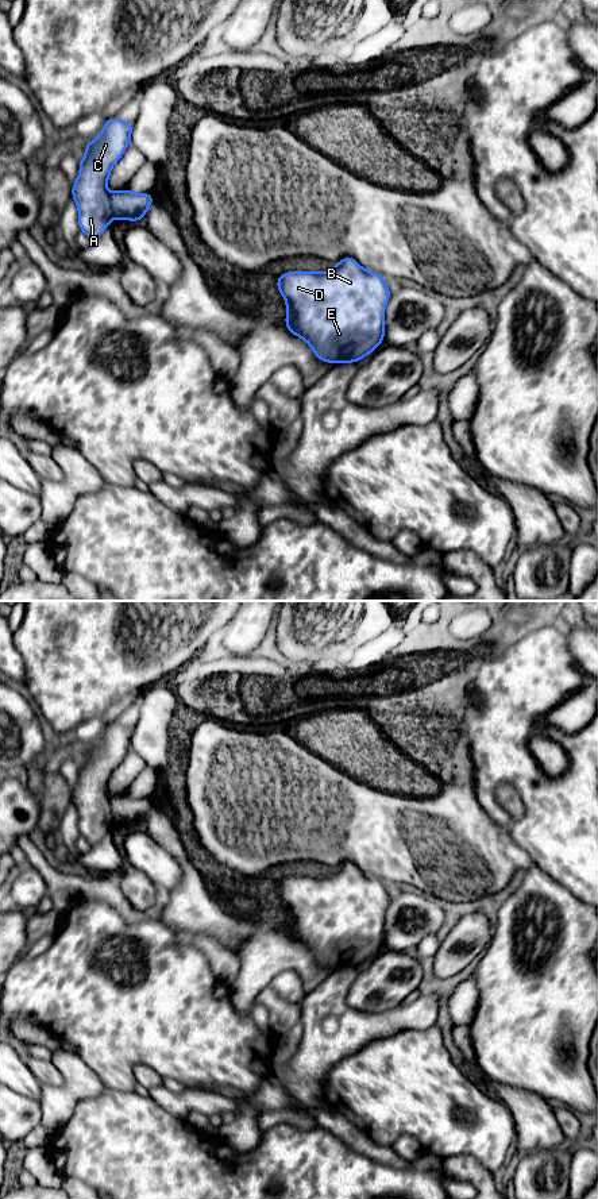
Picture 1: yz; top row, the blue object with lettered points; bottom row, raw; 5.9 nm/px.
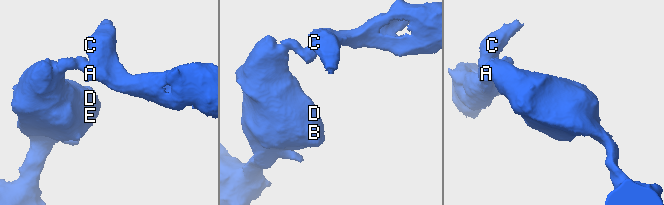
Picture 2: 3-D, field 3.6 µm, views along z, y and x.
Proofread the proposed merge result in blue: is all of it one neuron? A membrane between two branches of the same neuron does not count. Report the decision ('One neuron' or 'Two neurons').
Two neurons

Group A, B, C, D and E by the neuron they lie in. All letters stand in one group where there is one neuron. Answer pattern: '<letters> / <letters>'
A C / B D E

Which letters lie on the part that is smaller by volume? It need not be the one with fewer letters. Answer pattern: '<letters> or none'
A, C

